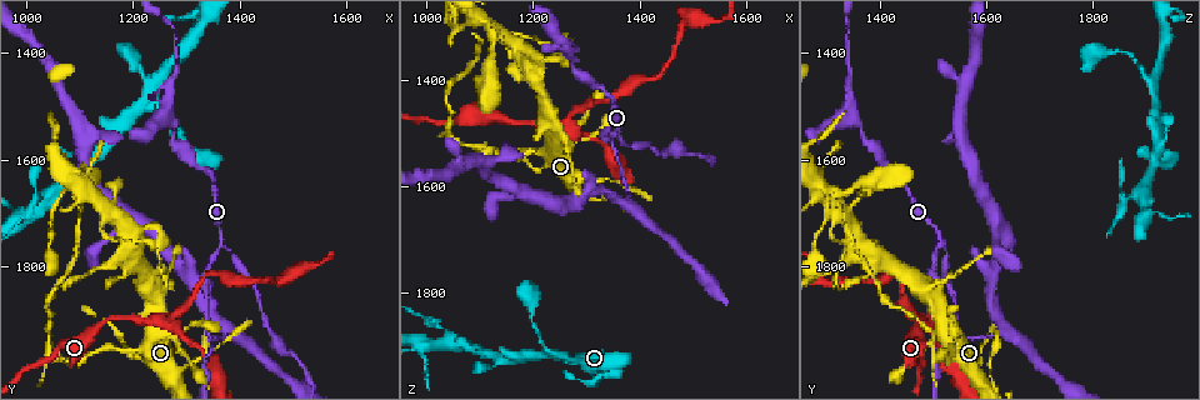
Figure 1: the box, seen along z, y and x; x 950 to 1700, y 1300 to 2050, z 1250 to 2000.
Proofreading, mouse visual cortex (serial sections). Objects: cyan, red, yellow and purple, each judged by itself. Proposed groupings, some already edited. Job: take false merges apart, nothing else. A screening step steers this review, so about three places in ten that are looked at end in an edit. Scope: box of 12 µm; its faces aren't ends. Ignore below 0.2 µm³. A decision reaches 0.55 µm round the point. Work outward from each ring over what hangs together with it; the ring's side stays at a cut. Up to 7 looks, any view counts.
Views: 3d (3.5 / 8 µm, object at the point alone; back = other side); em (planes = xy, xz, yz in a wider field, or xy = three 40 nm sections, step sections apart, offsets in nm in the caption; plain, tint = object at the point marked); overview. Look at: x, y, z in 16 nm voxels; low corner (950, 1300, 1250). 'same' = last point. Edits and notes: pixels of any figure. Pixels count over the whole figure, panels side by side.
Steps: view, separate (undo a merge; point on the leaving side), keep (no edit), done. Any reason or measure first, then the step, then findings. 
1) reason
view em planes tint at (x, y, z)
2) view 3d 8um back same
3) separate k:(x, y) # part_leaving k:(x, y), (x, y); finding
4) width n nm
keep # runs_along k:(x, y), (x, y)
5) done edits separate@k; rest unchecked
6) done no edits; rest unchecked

thin neck
view 3d 3.5um at (1115, 1960, 1535)

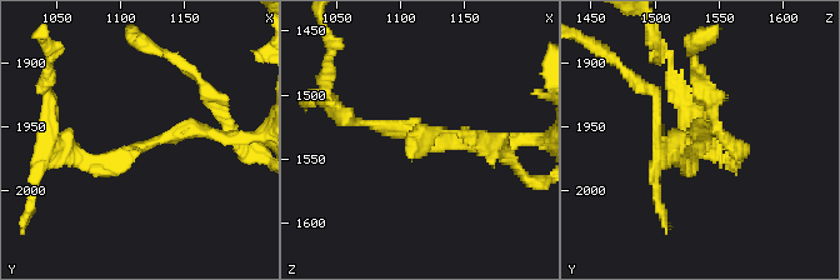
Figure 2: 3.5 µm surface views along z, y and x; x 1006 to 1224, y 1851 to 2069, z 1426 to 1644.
view em xy step 2 tint at (1118, 1964, 1536)

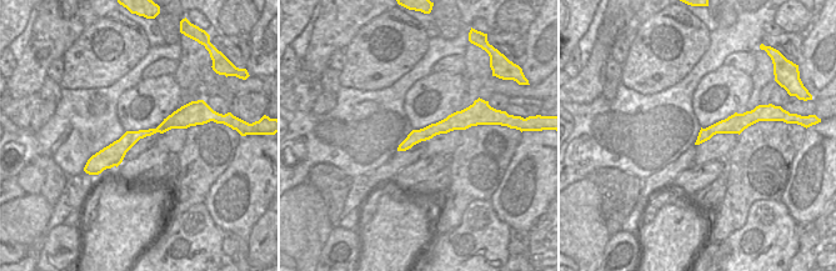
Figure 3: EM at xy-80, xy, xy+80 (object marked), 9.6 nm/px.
keep # runs_along 3:(189, 116), (135, 135), (93, 161); one cell here

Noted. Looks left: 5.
side arm on a straight run
view 3d 3.5um at (1185, 1780, 1370)

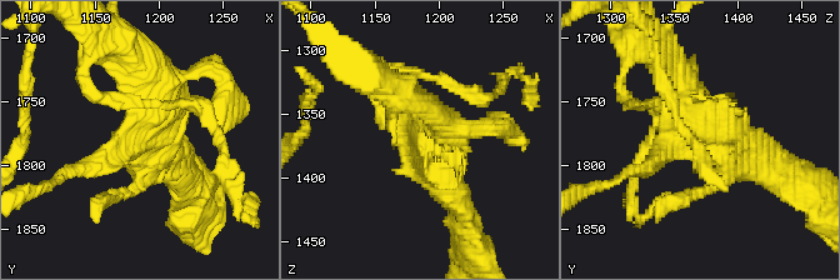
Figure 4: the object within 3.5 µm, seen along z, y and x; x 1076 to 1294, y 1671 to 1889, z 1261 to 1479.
shape alone is not enough
view em planes tint at (1186, 1780, 1366)

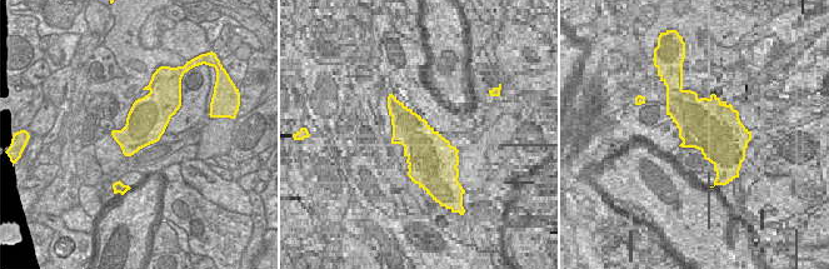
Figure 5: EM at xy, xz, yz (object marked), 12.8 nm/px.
keep # runs_along 4:(769, 169), (710, 130), (663, 61); one cell here

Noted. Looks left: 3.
three arms meet
view 3d 3.5um at (1360, 1745, 1515)

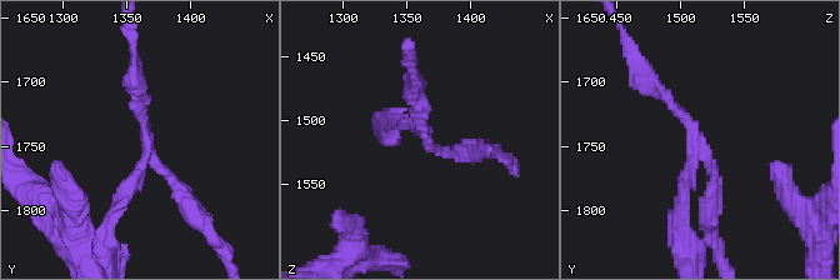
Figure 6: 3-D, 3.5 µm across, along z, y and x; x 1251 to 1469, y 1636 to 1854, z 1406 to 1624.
arms 3; arm_widths 150, 150, 200 nm; need the tissue
view em planes plain at (1366, 1750, 1514)

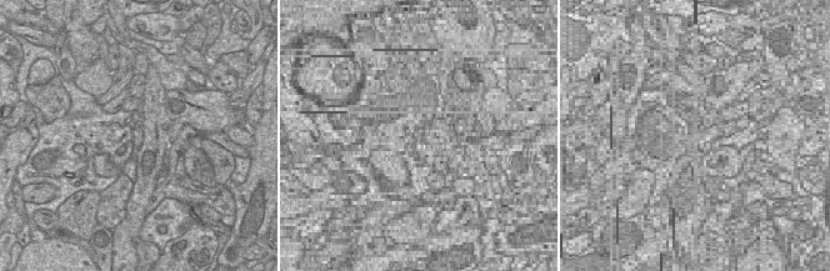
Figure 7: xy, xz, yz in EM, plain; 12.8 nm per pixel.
view em planes tint same

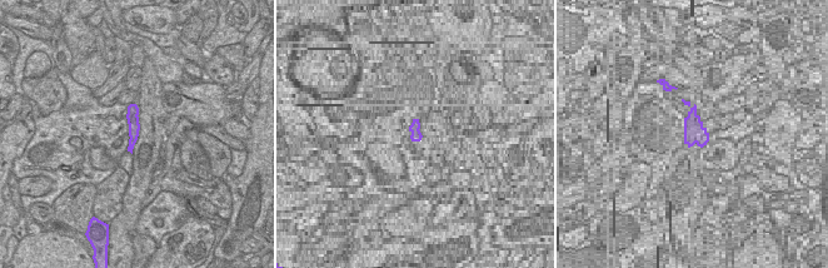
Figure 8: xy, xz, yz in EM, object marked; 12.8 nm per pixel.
separate 6:(175, 188) # part_leaving 6:(150, 155), (224, 248); two cells meet here

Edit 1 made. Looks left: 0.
done edits separate@6; rest unchecked

